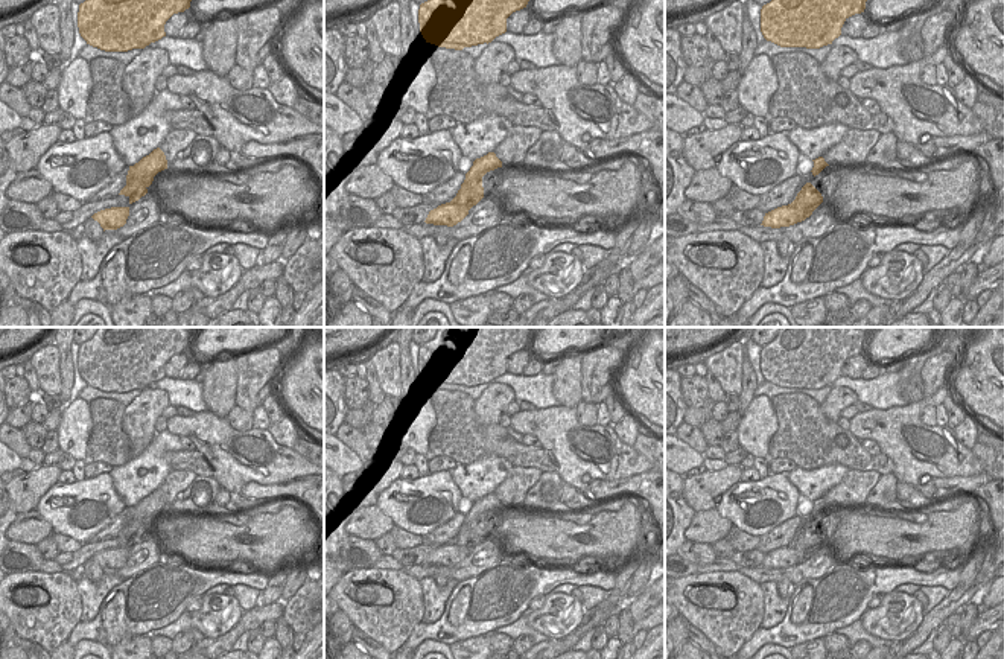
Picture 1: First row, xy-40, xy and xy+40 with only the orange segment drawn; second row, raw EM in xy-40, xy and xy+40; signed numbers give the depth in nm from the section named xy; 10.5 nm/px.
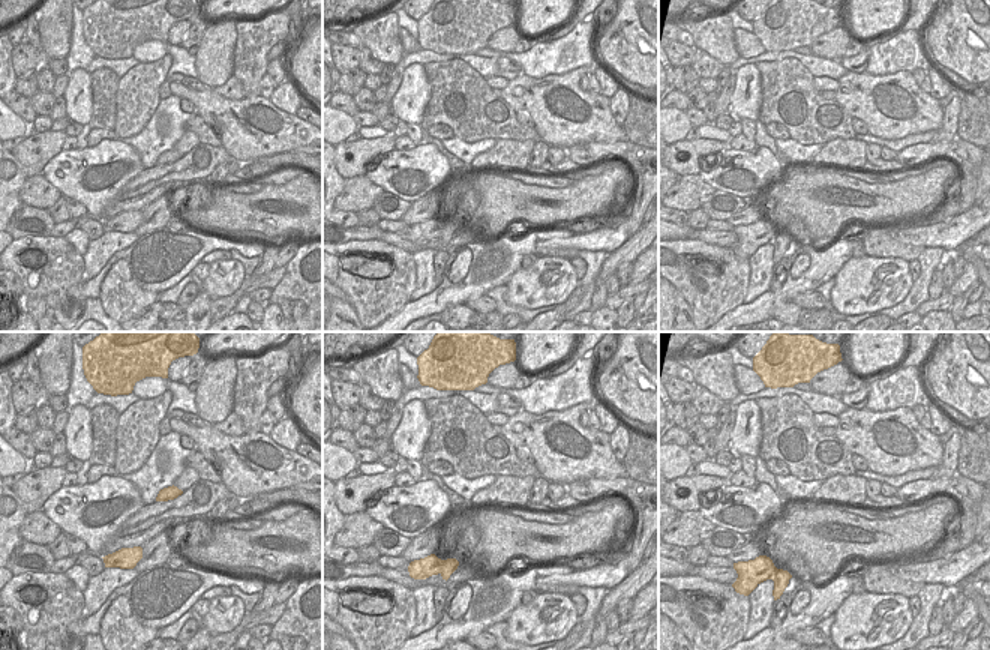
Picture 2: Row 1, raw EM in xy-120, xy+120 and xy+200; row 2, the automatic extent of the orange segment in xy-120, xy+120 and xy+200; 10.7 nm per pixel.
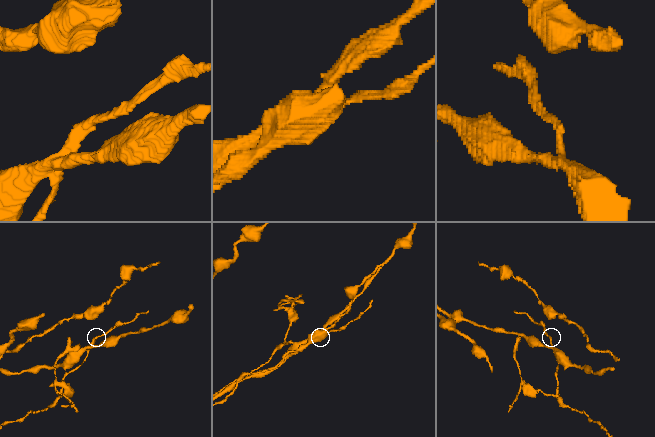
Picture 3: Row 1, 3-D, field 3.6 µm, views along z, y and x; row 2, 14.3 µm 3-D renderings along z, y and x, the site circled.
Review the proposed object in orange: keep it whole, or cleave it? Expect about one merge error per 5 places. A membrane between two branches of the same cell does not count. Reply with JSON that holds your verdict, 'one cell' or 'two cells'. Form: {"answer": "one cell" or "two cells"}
{"answer": "two cells"}

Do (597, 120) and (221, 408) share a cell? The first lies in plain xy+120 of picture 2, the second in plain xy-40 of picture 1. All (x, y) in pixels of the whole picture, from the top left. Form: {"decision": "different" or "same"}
{"decision": "different"}

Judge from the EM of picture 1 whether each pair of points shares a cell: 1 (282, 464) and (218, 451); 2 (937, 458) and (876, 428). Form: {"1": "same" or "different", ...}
{"1": "same", "2": "same"}

